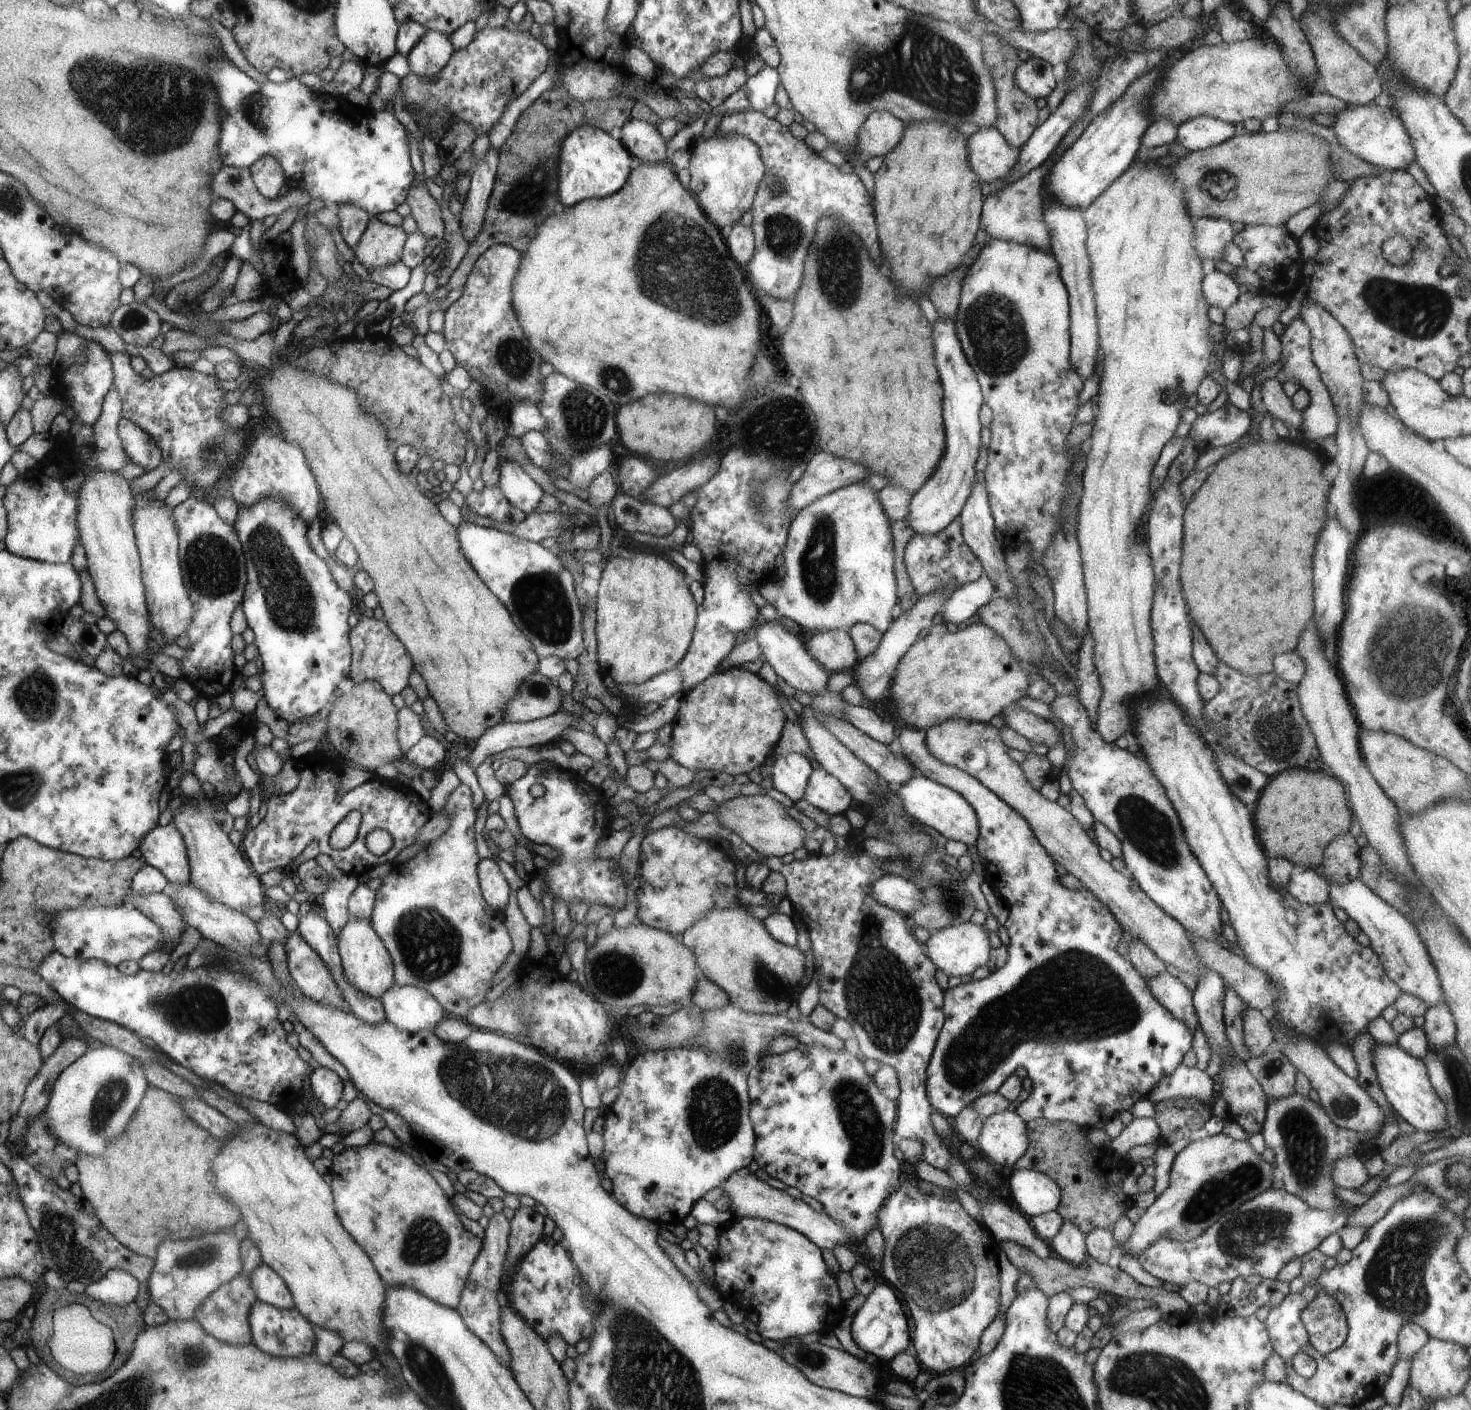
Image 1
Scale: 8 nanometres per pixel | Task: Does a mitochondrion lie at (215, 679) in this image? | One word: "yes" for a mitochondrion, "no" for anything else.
no

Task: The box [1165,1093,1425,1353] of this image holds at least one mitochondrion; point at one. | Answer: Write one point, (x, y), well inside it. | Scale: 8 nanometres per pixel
(1306, 1146)

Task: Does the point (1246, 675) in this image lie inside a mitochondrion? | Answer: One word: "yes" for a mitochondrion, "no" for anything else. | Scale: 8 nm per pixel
no

